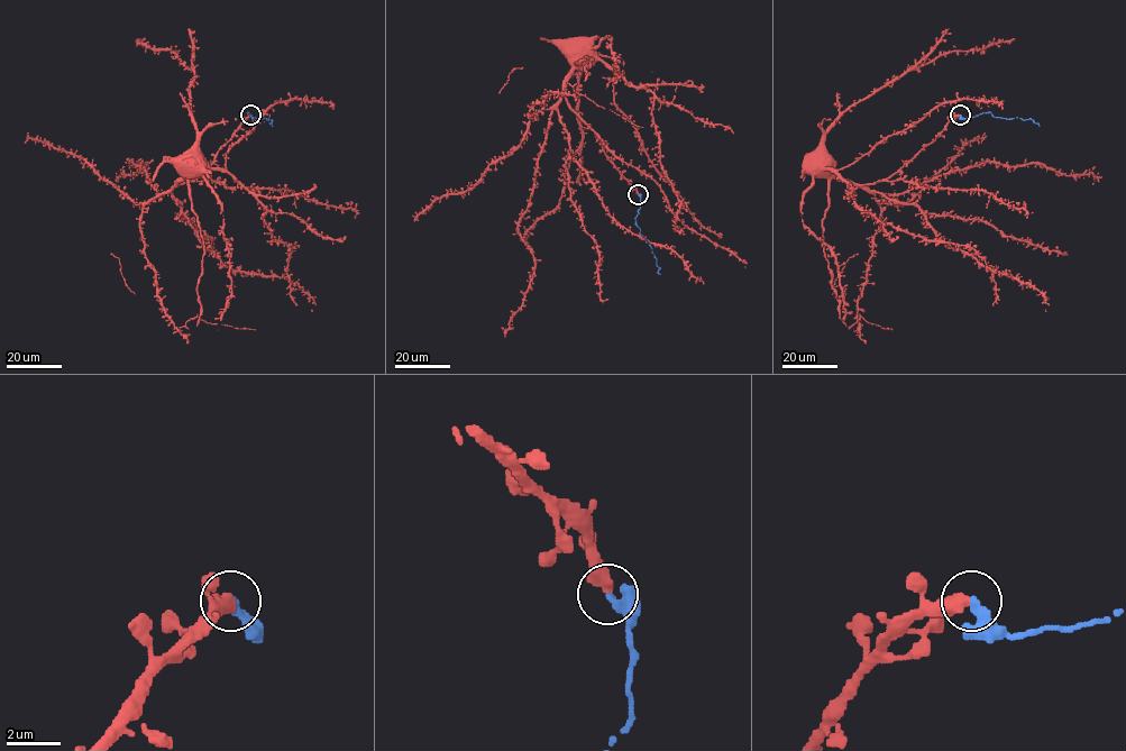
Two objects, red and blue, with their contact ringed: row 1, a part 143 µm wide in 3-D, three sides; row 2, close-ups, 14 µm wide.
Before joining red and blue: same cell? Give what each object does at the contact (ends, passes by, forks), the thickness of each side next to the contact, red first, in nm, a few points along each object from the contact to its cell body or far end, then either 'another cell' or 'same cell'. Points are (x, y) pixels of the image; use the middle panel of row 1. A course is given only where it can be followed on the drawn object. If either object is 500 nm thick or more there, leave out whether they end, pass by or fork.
500/360 nm | red via (638, 194), (565, 97), (575, 69), (601, 61), (653, 93), (661, 167), (680, 202), (675, 227), (685, 227) | blue via (638, 194), (640, 207), (635, 225), (652, 249), (660, 274) | another cell

